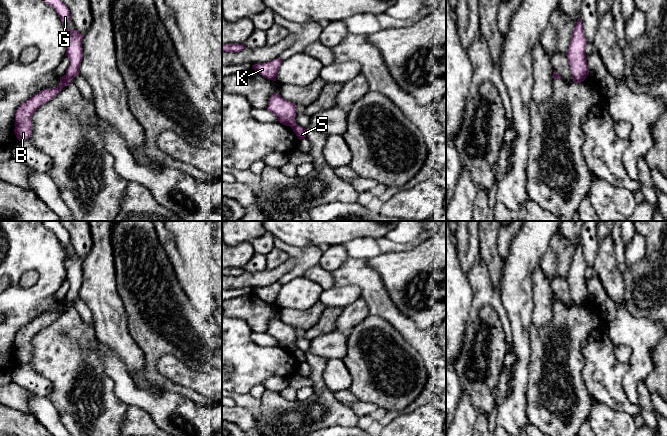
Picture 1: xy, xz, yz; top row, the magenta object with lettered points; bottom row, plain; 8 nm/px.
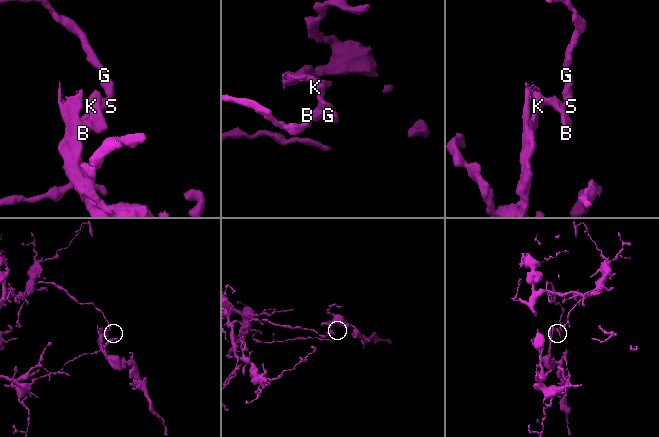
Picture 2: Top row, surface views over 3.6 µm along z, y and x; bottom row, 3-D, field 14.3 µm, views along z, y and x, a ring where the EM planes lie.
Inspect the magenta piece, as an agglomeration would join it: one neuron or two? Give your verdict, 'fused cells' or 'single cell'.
fused cells

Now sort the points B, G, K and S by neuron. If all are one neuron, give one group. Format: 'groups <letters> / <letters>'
groups B K / G S

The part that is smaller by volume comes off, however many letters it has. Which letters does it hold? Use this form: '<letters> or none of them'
B, K

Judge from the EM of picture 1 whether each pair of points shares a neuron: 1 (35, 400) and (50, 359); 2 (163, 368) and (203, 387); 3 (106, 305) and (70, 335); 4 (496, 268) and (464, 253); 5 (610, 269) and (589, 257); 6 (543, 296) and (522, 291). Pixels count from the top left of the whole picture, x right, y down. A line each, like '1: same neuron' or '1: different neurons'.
1: different neurons
2: same neuron
3: different neurons
4: different neurons
5: different neurons
6: different neurons

